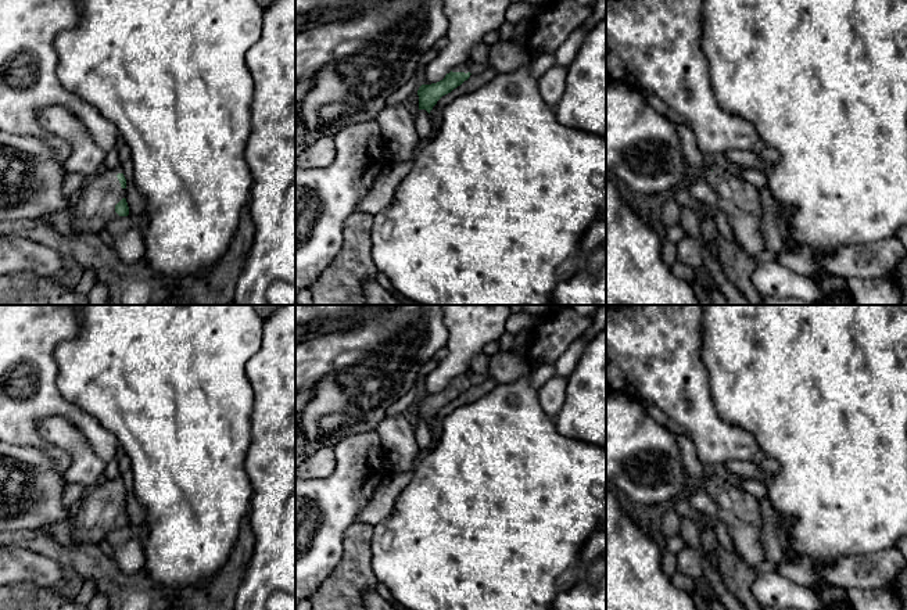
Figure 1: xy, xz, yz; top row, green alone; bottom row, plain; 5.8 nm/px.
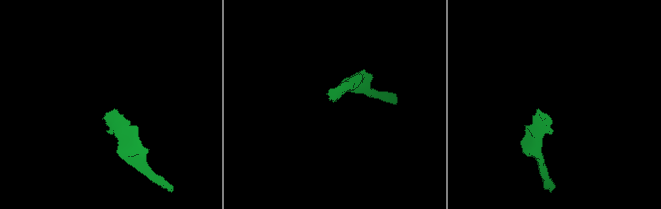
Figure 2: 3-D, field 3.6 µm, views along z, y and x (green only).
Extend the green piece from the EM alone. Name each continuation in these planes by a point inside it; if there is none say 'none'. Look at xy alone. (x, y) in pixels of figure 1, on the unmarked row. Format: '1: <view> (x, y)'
1: xy (94, 516)

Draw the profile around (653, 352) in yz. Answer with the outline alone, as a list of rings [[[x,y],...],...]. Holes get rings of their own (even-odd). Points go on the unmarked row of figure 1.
[[[606,305],[606,390],[642,399],[684,427],[698,458],[710,469],[727,460],[754,460],[761,449],[750,433],[727,423],[717,412],[702,362],[705,305]]]

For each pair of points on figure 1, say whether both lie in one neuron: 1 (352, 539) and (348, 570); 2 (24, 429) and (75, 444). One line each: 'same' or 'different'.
1: same
2: different

